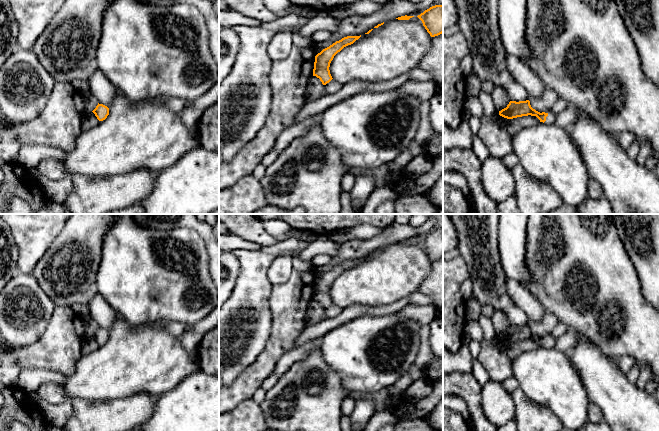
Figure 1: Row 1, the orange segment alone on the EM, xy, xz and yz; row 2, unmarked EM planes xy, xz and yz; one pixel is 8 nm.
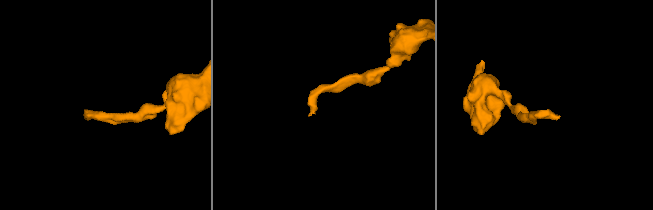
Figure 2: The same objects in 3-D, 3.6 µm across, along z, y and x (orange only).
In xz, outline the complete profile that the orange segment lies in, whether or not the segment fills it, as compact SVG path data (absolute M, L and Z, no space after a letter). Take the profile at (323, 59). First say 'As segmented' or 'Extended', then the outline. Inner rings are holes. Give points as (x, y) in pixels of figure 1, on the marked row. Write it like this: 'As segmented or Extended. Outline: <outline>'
As segmented. Outline: M361 35L344 37L318 53L315 56L313 76L319 78L323 85L329 83L333 79L329 67L334 56L344 47L353 44L360 37Z

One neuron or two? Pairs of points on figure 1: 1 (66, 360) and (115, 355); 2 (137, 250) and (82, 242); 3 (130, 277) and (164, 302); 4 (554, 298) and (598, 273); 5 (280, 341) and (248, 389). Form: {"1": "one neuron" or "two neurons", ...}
{"1": "two neurons", "2": "two neurons", "3": "one neuron", "4": "one neuron", "5": "one neuron"}

